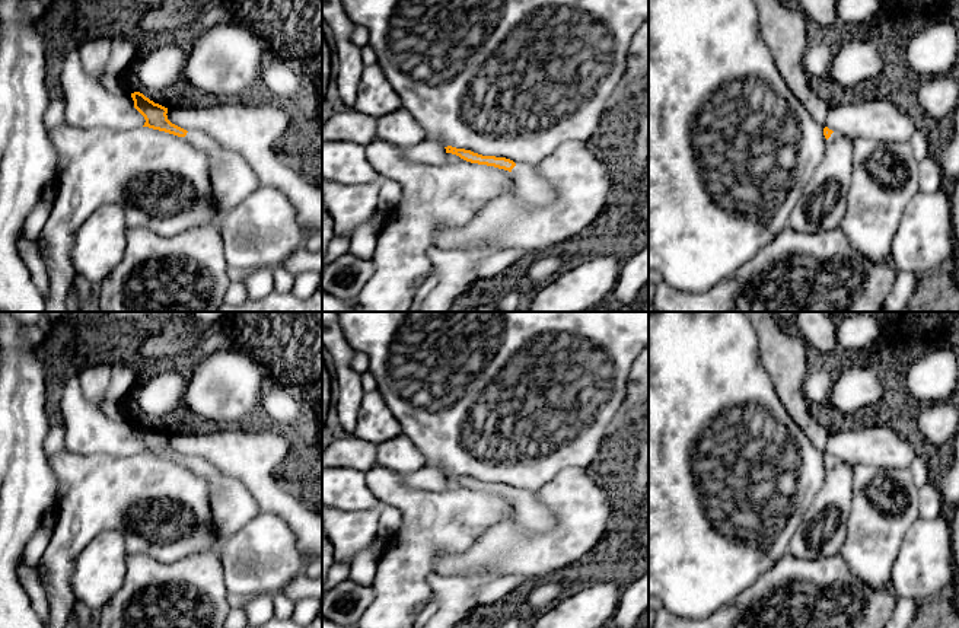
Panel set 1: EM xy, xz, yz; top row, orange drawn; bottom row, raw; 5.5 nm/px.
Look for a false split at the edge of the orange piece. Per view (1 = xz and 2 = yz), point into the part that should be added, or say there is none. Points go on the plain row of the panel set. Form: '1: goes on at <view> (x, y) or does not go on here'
1: goes on at xz (532, 516)
2: goes on at yz (834, 462)

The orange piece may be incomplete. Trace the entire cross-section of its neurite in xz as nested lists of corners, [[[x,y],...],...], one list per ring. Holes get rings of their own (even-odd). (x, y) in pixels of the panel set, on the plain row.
[[[452,472],[445,475],[446,479],[456,481],[466,488],[509,497],[513,501],[516,522],[526,533],[544,533],[557,525],[555,514],[535,495],[535,492],[514,490],[506,484],[482,482],[471,476],[456,475]]]

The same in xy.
[[[140,418],[131,420],[134,434],[144,443],[143,453],[185,463],[210,487],[211,533],[224,542],[248,525],[261,510],[246,487],[233,476],[222,474],[201,456],[184,456],[168,446],[168,434],[154,430]]]

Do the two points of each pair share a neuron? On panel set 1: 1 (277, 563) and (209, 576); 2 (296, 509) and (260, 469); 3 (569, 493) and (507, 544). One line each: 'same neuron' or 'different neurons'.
1: different neurons
2: same neuron
3: same neuron

